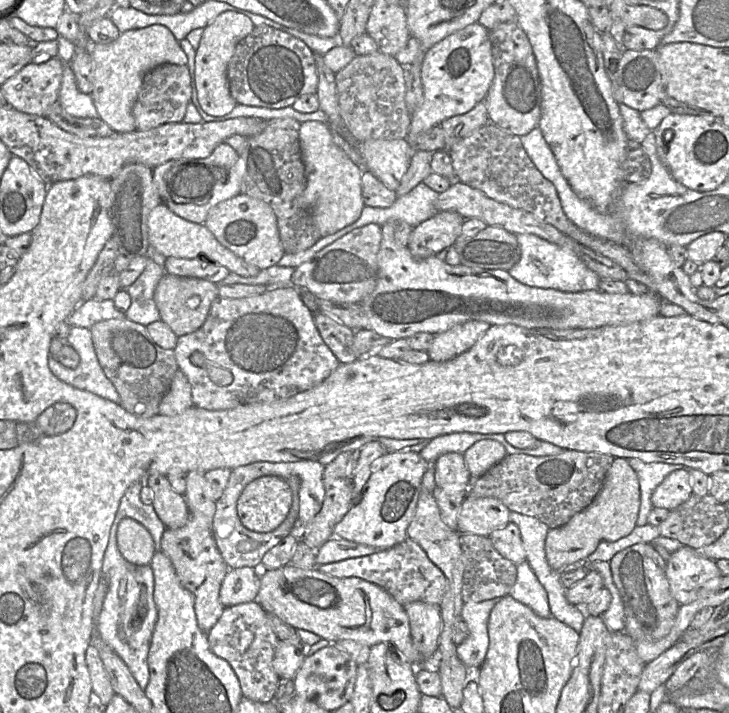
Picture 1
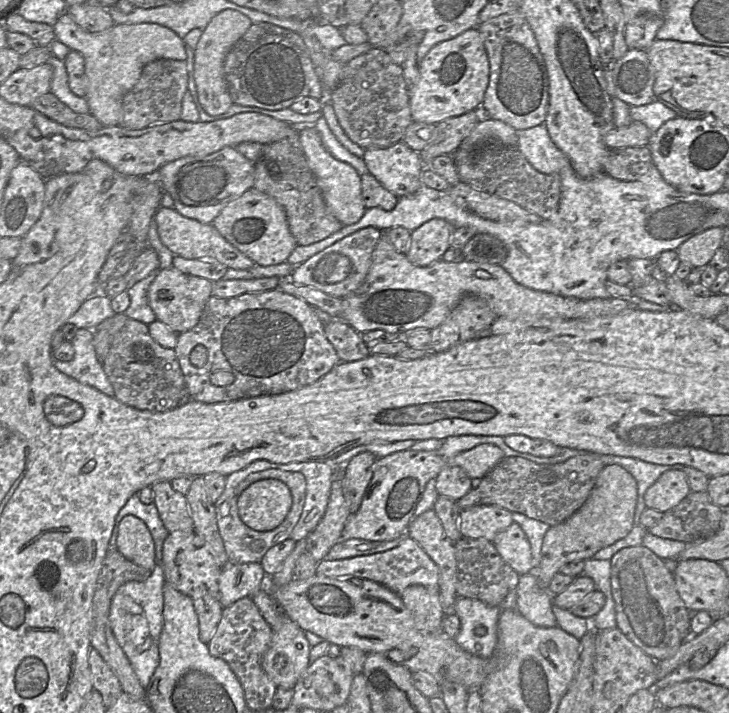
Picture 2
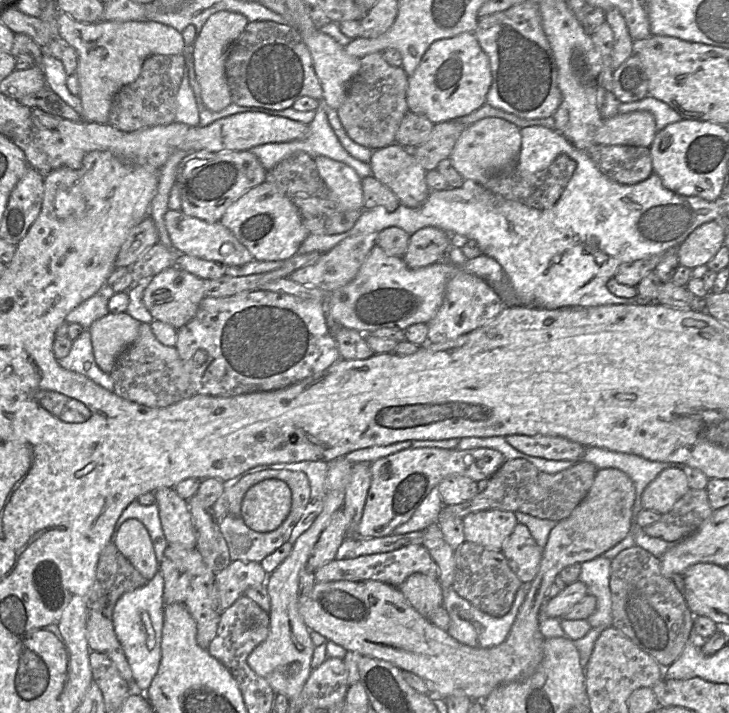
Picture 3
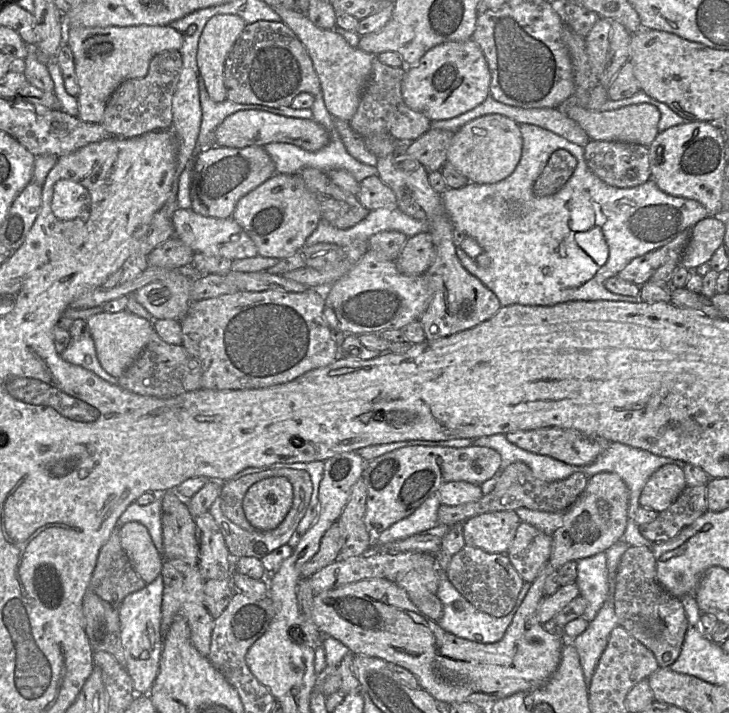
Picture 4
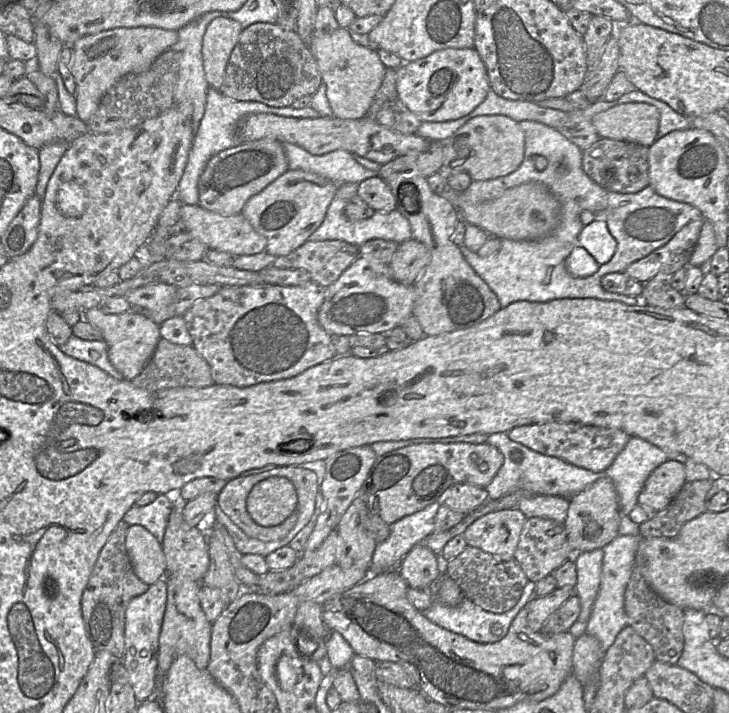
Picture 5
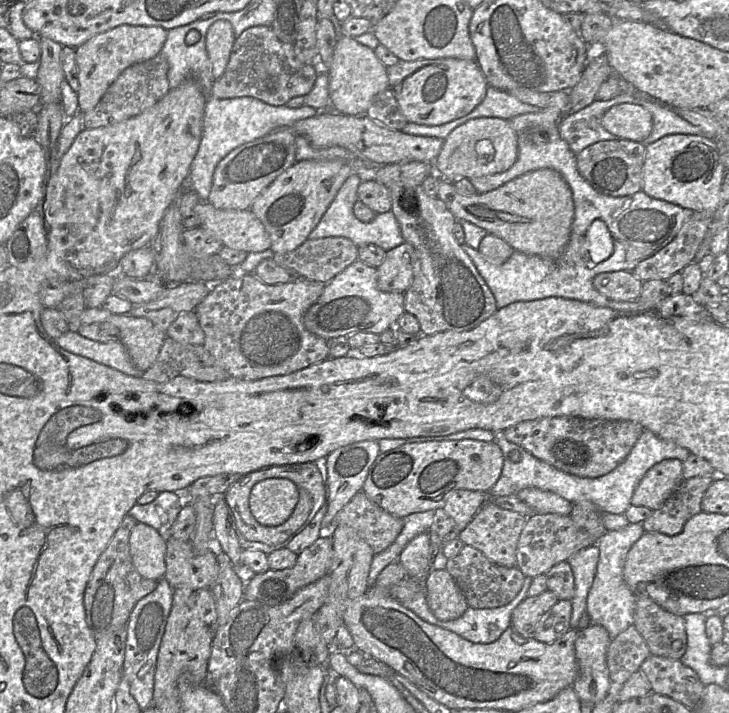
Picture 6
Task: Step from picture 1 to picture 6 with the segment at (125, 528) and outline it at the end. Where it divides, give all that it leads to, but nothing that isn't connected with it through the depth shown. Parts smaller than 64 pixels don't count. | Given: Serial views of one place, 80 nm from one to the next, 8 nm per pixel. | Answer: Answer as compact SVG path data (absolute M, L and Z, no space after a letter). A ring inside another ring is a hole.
M138 522L129 535L129 553L138 574L149 580L164 578L166 539L154 528Z

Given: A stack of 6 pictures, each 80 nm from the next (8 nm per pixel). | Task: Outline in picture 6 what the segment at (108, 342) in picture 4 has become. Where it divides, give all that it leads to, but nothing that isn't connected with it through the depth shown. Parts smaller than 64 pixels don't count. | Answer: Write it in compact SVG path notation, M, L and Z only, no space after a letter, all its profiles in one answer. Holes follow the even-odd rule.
M86 307L80 320L81 324L109 322L115 325L120 332L119 341L125 346L132 363L142 372L154 364L166 336L147 318L114 314L102 307Z

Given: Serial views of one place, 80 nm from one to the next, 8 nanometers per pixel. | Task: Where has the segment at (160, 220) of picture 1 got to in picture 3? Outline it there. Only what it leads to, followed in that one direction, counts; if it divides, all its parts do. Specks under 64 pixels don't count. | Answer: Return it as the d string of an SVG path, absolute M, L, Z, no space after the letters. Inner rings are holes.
M169 209L164 216L164 222L172 245L179 254L217 261L227 266L241 266L254 260L250 251L220 221L207 222L188 216L181 210Z

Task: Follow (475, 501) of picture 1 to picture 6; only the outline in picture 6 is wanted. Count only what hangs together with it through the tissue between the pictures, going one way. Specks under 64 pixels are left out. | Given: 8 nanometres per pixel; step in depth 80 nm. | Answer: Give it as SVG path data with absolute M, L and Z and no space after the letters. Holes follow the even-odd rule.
M488 499L467 526L458 533L458 537L464 545L478 549L491 561L502 566L516 566L518 539L525 525L526 518L525 515L501 508Z

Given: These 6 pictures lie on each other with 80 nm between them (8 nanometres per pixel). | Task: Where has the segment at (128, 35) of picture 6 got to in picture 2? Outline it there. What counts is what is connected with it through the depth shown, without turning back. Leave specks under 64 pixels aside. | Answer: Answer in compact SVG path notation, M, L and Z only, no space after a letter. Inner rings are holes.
M66 13L54 27L55 37L70 50L79 52L85 60L88 91L85 96L90 114L103 126L119 126L123 117L123 98L138 82L143 67L157 59L185 61L185 44L171 29L153 23L115 24L112 28L89 33L80 28Z

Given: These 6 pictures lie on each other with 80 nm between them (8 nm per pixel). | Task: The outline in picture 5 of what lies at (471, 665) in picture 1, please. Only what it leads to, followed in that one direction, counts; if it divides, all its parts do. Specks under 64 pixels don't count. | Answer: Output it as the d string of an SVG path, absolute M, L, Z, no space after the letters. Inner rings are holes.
M528 580L517 603L504 613L486 611L466 597L464 597L461 602L455 606L446 605L438 598L435 598L430 607L421 612L436 625L439 625L451 632L463 635L472 641L478 643L494 643L501 640L506 635L512 620L534 596L534 585L534 582Z

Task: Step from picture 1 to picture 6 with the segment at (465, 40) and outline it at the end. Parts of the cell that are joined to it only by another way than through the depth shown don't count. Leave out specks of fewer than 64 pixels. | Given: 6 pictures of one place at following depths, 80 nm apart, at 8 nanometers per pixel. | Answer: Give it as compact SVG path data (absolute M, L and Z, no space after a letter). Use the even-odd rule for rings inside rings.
M456 58L399 60L387 67L387 76L408 123L425 126L440 126L466 116L483 101L489 86L476 60Z

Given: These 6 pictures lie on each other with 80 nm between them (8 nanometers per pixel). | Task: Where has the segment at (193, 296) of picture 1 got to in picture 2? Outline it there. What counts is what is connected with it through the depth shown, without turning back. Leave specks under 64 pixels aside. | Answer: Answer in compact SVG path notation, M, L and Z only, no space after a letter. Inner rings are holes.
M175 267L159 269L148 289L148 300L157 319L180 334L198 324L205 305L212 296L212 288L213 282L209 279L183 273Z

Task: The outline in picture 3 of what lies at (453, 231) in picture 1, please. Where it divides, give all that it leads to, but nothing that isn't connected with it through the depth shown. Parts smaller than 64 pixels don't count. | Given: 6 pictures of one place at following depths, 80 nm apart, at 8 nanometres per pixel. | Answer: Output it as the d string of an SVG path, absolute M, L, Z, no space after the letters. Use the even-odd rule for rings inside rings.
M425 227L410 235L403 260L411 269L424 268L445 260L450 247L450 234L436 227Z

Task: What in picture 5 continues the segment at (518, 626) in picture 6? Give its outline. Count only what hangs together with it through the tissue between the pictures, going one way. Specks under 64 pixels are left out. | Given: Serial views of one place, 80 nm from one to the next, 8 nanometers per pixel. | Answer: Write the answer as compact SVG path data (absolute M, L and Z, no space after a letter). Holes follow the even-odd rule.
M557 587L544 596L533 596L524 606L527 610L527 622L530 629L534 632L540 632L549 615L573 594L574 588Z

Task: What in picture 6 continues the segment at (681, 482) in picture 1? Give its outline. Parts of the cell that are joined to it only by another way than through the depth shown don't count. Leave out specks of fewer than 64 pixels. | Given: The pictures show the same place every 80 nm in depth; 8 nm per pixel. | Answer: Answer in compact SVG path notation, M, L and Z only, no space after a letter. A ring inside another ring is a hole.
M665 459L655 464L640 480L631 504L652 511L659 509L684 480L682 469L683 462L678 459Z

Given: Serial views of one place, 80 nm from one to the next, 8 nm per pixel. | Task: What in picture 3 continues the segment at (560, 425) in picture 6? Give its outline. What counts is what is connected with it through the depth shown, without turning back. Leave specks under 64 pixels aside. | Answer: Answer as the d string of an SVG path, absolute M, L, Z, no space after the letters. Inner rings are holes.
M508 435L506 442L516 450L530 456L549 460L579 461L585 447L567 438L552 435Z

